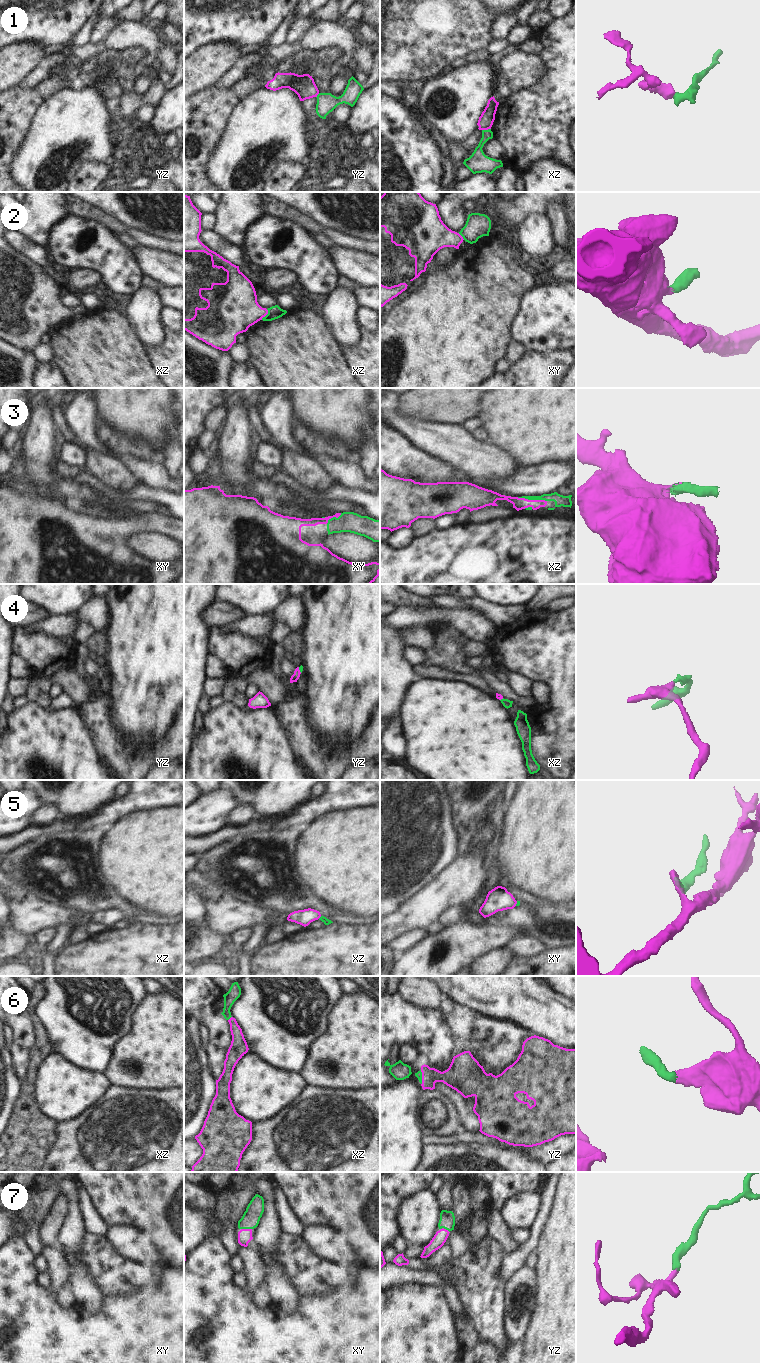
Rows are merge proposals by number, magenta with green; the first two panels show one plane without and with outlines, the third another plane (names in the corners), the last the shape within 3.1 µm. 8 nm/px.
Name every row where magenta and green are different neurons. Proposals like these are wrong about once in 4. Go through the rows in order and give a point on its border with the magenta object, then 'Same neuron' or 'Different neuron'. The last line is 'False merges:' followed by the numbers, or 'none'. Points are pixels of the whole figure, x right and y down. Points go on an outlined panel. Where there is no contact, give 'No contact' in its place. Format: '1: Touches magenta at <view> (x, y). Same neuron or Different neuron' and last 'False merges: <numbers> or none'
1: Touches magenta at xz (486, 129). Different neuron
2: Touches magenta at xz (266, 314). Same neuron
3: Touches magenta at xz (532, 500). Same neuron
4: Touches magenta at yz (299, 670). Same neuron
5: Touches magenta at xz (319, 917). Same neuron
6: Touches magenta at xz (230, 1018). Same neuron
7: Touches magenta at xy (246, 1229). Same neuron
False merges: 1.

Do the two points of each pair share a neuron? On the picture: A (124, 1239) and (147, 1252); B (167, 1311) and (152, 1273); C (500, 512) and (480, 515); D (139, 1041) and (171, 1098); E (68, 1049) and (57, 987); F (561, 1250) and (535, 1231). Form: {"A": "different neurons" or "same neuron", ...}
{"A": "same neuron", "B": "different neurons", "C": "same neuron", "D": "different neurons", "E": "same neuron", "F": "different neurons"}

